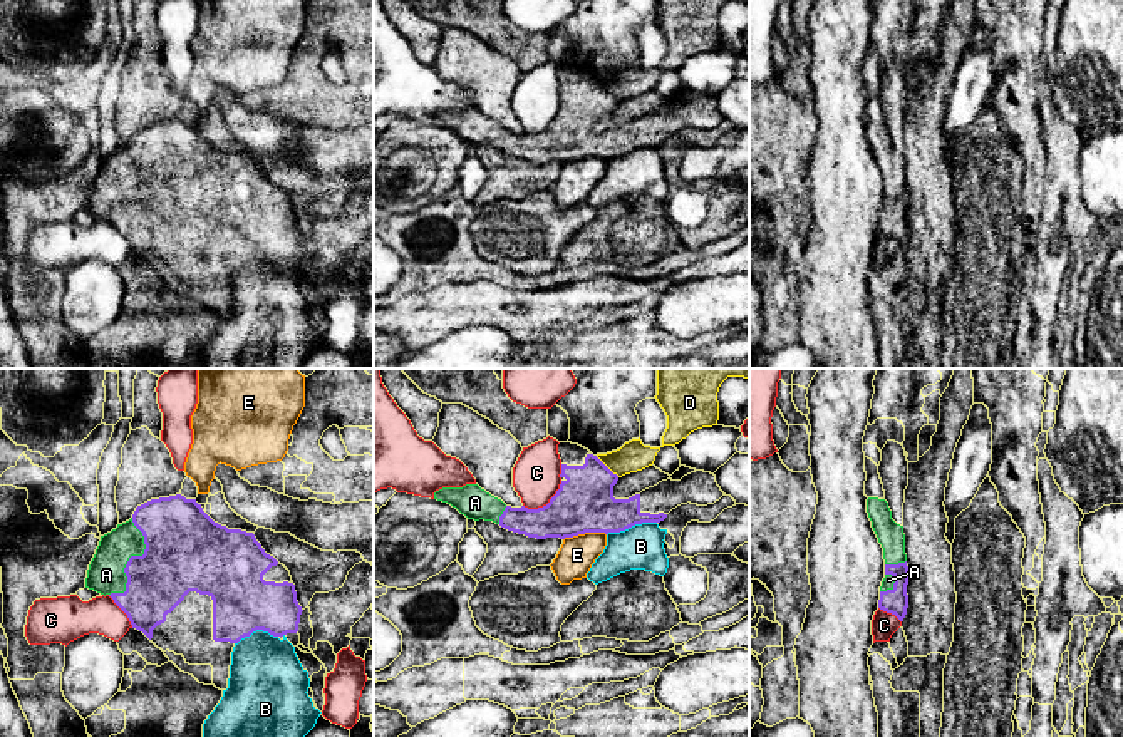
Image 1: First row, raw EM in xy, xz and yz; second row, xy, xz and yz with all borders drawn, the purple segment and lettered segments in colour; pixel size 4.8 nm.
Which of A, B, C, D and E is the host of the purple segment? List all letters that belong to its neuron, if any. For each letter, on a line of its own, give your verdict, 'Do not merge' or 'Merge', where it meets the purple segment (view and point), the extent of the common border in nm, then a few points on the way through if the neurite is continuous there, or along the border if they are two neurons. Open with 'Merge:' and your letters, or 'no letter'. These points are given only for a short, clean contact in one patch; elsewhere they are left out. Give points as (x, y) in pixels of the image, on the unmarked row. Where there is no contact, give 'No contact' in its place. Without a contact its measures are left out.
Merge: A
A: Merge. Touches purple at xy (129, 183). Shared border 400 nm. Path across: xy (181, 180), (129, 183), (106, 200)
B: Do not merge. Touches purple at xz (631, 151). Shared border 240 nm
C: Do not merge. Touches purple at xz (547, 129). Shared border 220 nm
D: Do not merge. Touches purple at xz (605, 91). Shared border 160 nm. Boundary: xz (595, 81), (619, 101)
E: Do not merge. Touches purple at xz (584, 158). Shared border 220 nm

